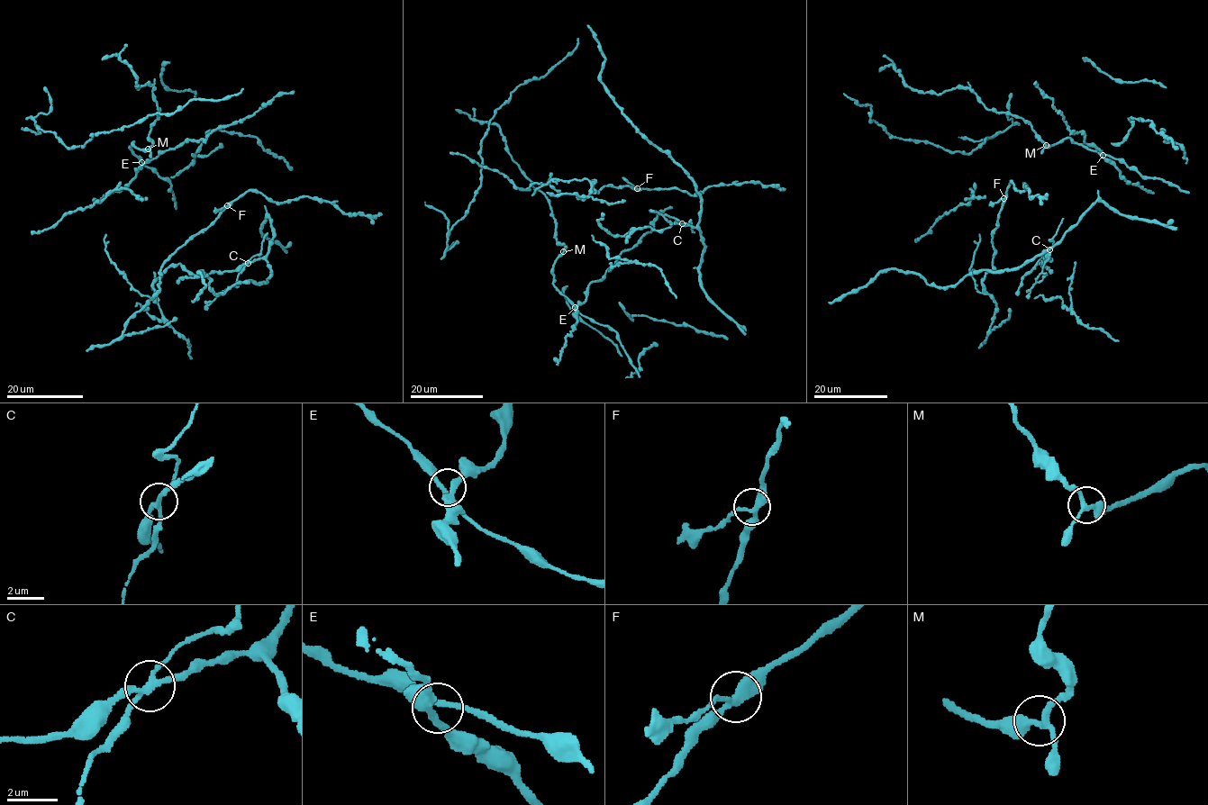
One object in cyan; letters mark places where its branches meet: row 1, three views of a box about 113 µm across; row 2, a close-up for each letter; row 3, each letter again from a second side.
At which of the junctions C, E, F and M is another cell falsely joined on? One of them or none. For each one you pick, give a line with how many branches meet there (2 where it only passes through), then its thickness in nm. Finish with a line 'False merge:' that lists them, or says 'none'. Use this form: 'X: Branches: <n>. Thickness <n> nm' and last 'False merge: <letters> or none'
C: Branches: 4. Thickness 200 nm
False merge: C

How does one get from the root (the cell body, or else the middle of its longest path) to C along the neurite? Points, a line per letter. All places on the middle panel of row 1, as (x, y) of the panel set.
C: (604, 228), (613, 235), (625, 235), (639, 228), (650, 226), (663, 230), (682, 223)

